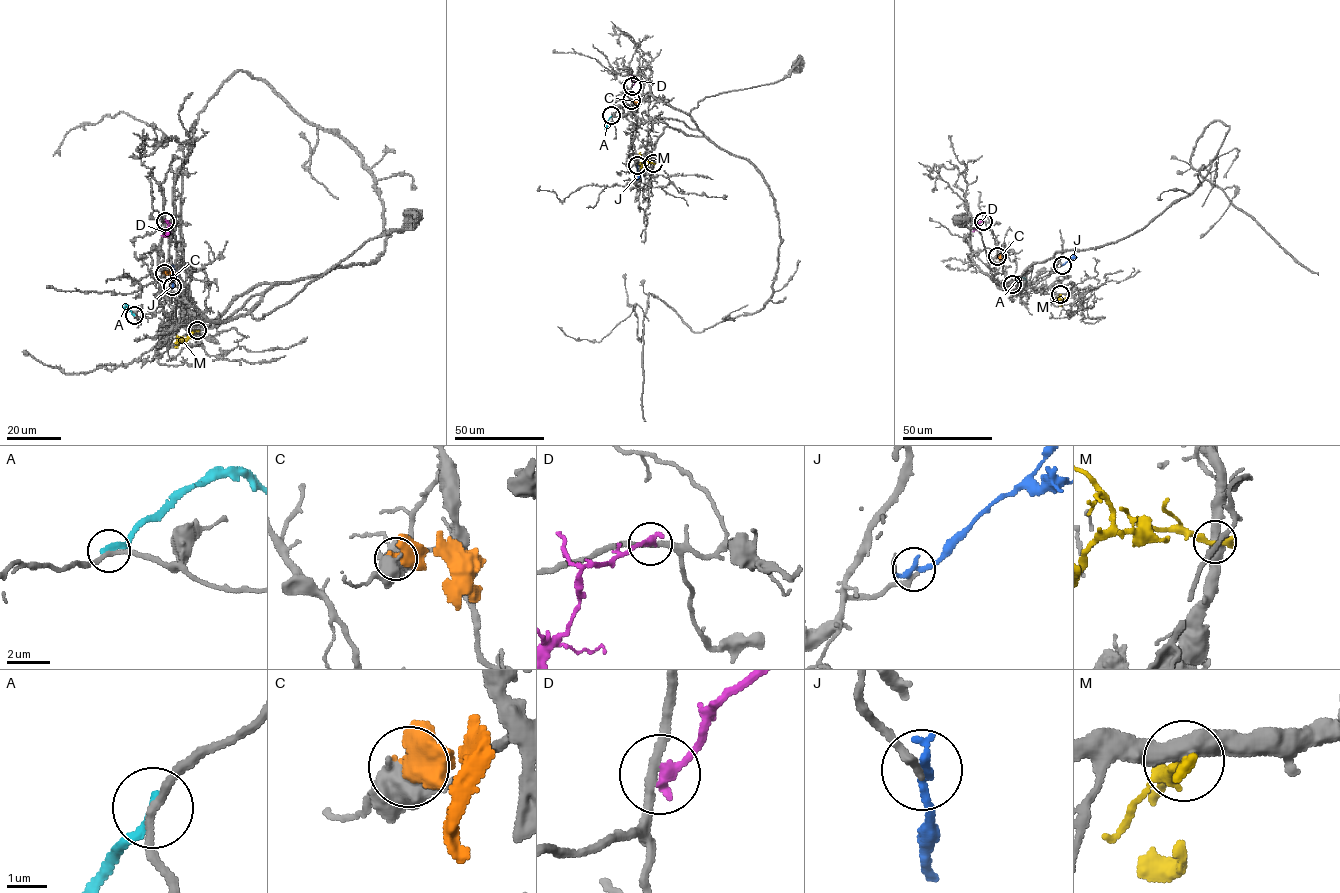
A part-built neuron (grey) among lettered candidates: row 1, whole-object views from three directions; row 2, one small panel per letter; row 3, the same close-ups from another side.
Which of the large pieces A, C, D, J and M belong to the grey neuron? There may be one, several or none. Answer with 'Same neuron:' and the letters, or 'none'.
Same neuron: J

